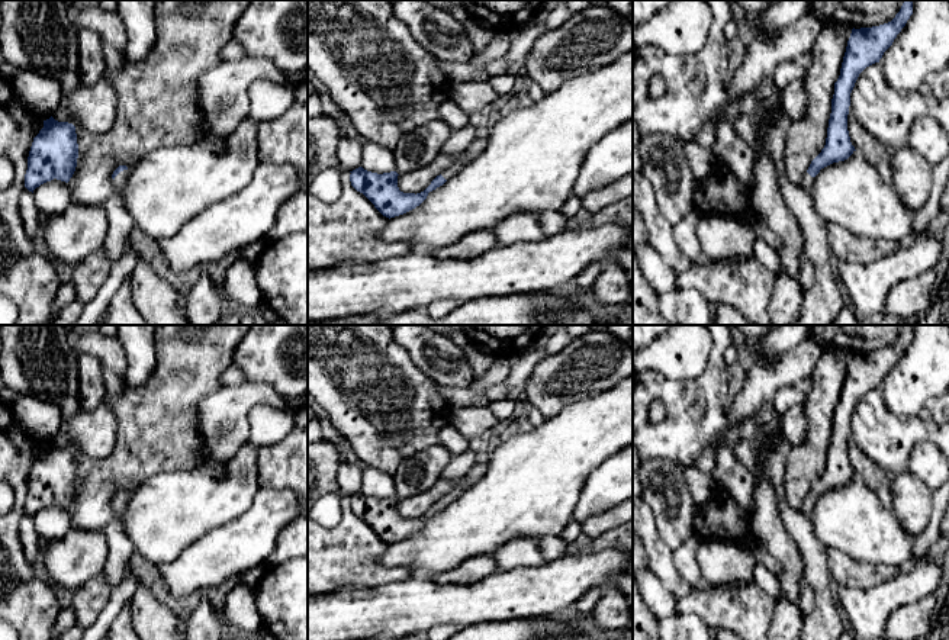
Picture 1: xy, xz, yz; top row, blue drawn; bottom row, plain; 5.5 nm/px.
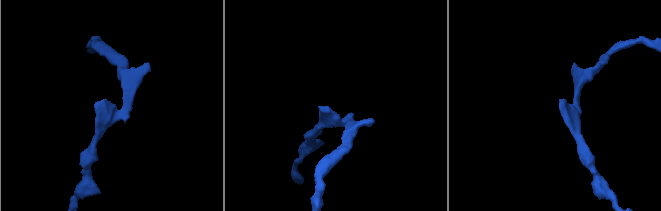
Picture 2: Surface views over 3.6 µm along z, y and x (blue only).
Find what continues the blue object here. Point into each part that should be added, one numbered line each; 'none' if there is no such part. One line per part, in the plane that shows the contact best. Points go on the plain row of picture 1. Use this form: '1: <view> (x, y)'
1: xy (121, 504)

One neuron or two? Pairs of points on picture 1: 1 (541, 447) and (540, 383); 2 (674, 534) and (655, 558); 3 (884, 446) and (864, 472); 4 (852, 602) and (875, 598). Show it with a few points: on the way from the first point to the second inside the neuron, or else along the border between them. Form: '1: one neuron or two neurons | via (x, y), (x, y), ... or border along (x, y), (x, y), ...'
1: two neurons | border along (576, 402), (566, 404), (546, 420)
2: two neurons | border along (652, 513), (659, 537), (672, 552)
3: two neurons | border along (849, 437), (890, 476)
4: one neuron | via (858, 602), (869, 602)

